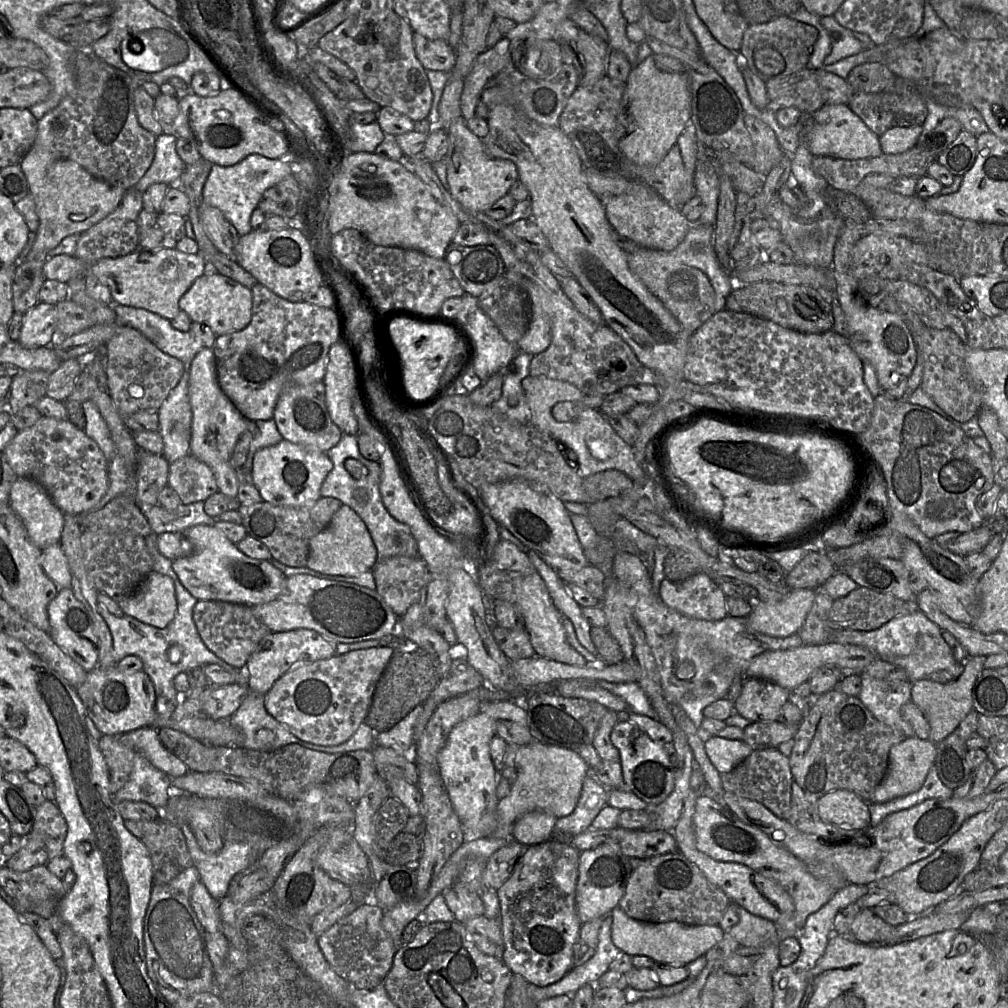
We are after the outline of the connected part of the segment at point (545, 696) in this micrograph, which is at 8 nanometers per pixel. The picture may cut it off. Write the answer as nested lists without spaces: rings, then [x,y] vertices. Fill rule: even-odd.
[[[536,691],[528,696],[528,721],[535,740],[578,751],[593,744],[595,733],[607,707],[589,699],[567,698],[557,693]]]

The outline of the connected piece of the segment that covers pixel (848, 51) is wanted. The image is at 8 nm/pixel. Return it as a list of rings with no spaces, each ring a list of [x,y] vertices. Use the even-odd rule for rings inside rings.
[[[833,15],[822,16],[821,24],[832,38],[831,52],[824,60],[825,65],[838,62],[865,49],[865,45],[853,36],[847,28],[840,25]]]

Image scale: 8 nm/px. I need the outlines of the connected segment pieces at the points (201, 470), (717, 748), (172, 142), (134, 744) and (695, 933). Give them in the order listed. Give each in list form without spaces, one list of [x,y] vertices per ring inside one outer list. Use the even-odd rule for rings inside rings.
[[[191,455],[182,457],[169,464],[168,485],[175,490],[181,503],[184,505],[205,501],[218,491],[213,470]]]
[[[714,735],[706,737],[704,744],[709,759],[721,774],[731,772],[753,751],[743,740],[729,740]]]
[[[161,134],[156,137],[154,160],[144,176],[133,187],[144,192],[154,183],[176,186],[186,169],[186,164],[176,151],[177,137]]]
[[[143,727],[113,736],[118,737],[122,743],[132,747],[136,752],[142,753],[155,768],[170,777],[186,774],[189,768],[162,744],[158,730],[154,727]]]
[[[618,905],[612,911],[611,938],[614,945],[630,956],[648,956],[658,962],[687,965],[705,955],[725,934],[719,925],[644,922],[629,917]]]

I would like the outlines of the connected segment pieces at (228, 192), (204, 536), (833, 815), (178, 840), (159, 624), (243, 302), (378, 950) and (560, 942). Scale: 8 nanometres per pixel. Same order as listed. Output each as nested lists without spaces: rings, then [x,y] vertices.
[[[252,154],[232,166],[213,164],[203,189],[204,201],[219,209],[240,236],[252,231],[251,215],[258,207],[263,193],[286,176],[293,175],[293,159],[270,159]]]
[[[200,524],[182,533],[194,546],[191,555],[172,560],[185,589],[197,600],[217,600],[247,606],[270,602],[280,594],[286,578],[270,560],[246,556],[213,525]]]
[[[833,790],[817,803],[819,817],[844,829],[866,830],[870,827],[869,803],[849,790]]]
[[[158,819],[155,821],[124,820],[124,826],[148,849],[153,868],[153,884],[167,884],[183,870],[193,866],[186,839],[179,826]]]
[[[155,570],[142,580],[132,594],[112,599],[125,615],[160,629],[172,622],[177,610],[173,581]]]
[[[220,273],[198,277],[179,300],[180,309],[192,322],[206,324],[218,337],[243,330],[252,317],[251,289]]]
[[[362,903],[317,936],[326,960],[350,984],[358,984],[364,978],[380,978],[383,981],[392,967],[396,947],[382,926],[383,915],[384,910],[374,903]]]
[[[554,839],[526,846],[511,876],[496,890],[503,938],[502,960],[513,973],[522,976],[528,983],[544,987],[557,982],[574,967],[573,948],[582,926],[575,906],[581,851],[572,844]]]

